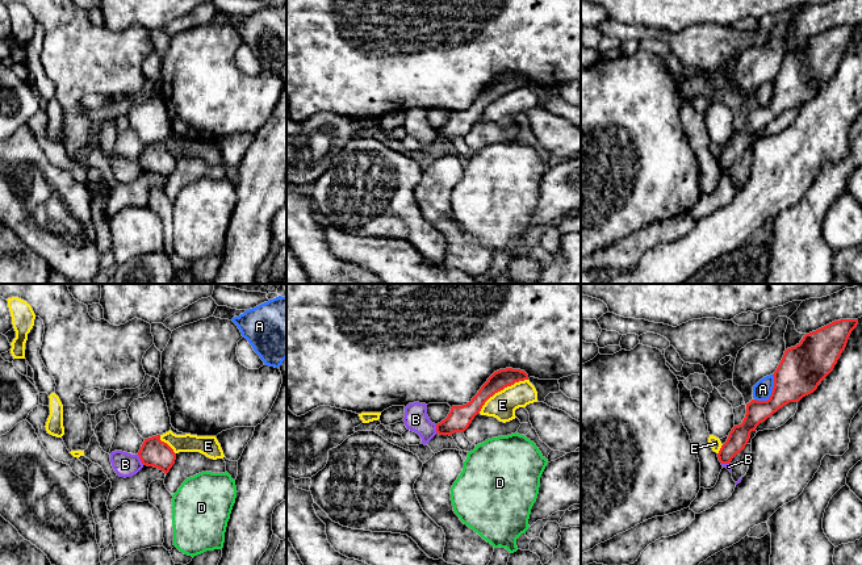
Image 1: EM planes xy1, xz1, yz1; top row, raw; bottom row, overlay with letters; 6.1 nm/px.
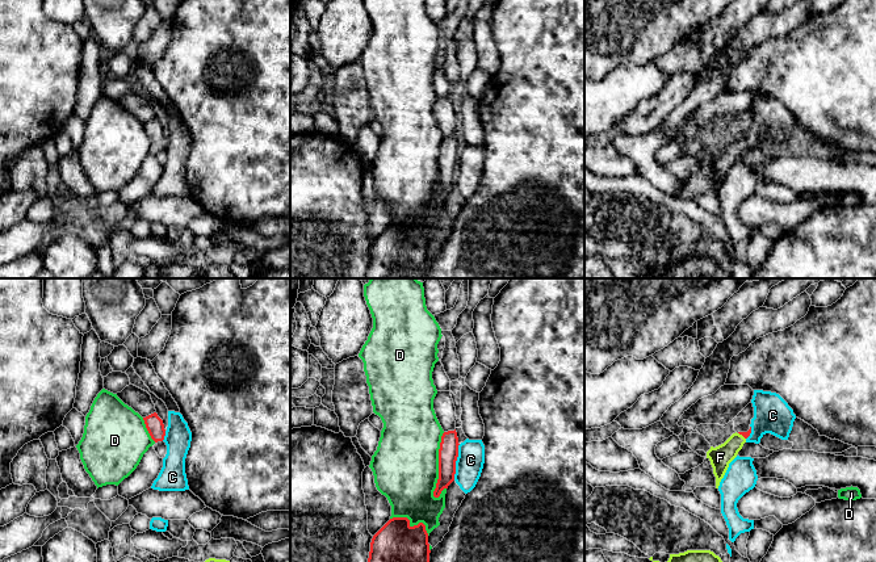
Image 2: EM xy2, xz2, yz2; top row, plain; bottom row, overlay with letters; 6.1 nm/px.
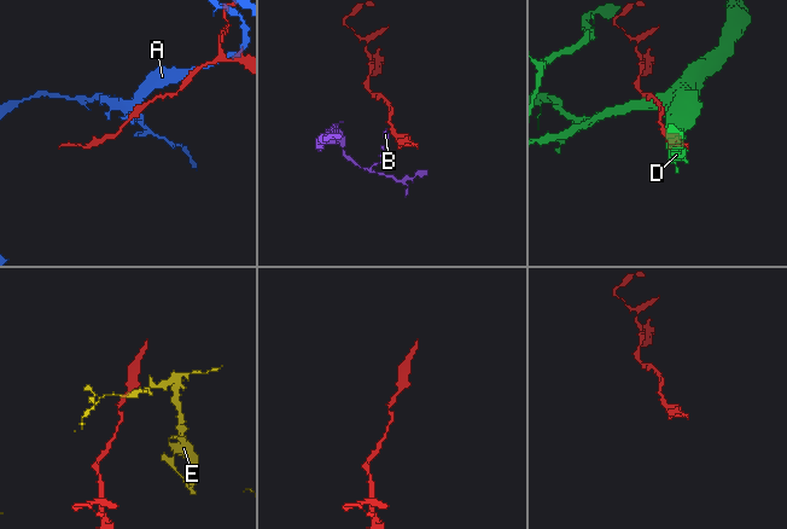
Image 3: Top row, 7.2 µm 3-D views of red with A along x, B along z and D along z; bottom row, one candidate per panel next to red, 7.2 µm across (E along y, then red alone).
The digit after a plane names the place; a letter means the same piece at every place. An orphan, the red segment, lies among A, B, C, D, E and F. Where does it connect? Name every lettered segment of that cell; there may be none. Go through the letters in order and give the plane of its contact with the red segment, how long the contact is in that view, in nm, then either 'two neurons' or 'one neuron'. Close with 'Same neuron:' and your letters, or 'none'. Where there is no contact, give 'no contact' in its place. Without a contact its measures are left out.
A: contact in yz1; length 200 nm; two neurons
B: contact in xy1; length 80 nm; two neurons
C: contact in xz2; length 220 nm; two neurons
D: contact in xz2; length 420 nm; two neurons
E: contact in xz1; length 360 nm; two neurons
F: contact in yz2; length 60 nm; one neuron
Same neuron: F

